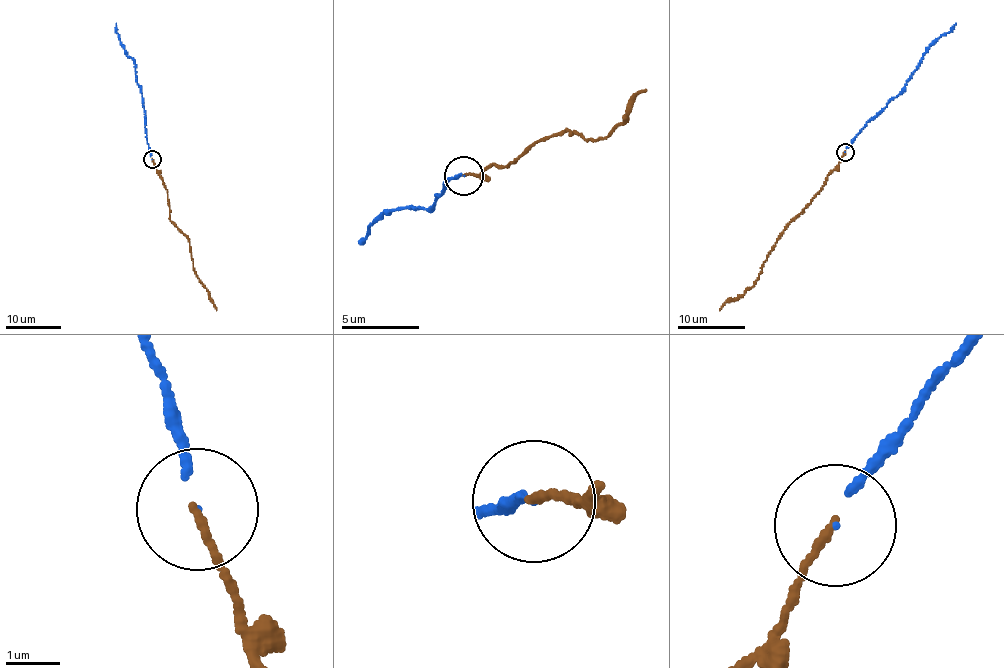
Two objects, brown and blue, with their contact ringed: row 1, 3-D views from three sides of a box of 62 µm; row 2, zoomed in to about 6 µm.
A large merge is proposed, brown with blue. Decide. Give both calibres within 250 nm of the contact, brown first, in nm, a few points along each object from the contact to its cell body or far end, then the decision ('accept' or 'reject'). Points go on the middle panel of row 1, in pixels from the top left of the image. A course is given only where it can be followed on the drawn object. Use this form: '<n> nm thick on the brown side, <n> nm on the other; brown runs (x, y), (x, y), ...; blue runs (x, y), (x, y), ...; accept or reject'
120 nm thick on the brown side, 70 nm on the other; brown runs (463, 175), (507, 166), (569, 131), (594, 141), (611, 136), (611, 126), (628, 113), (628, 100), (644, 91); blue runs (463, 175), (448, 177), (433, 206), (413, 205), (376, 220), (361, 239); accept

